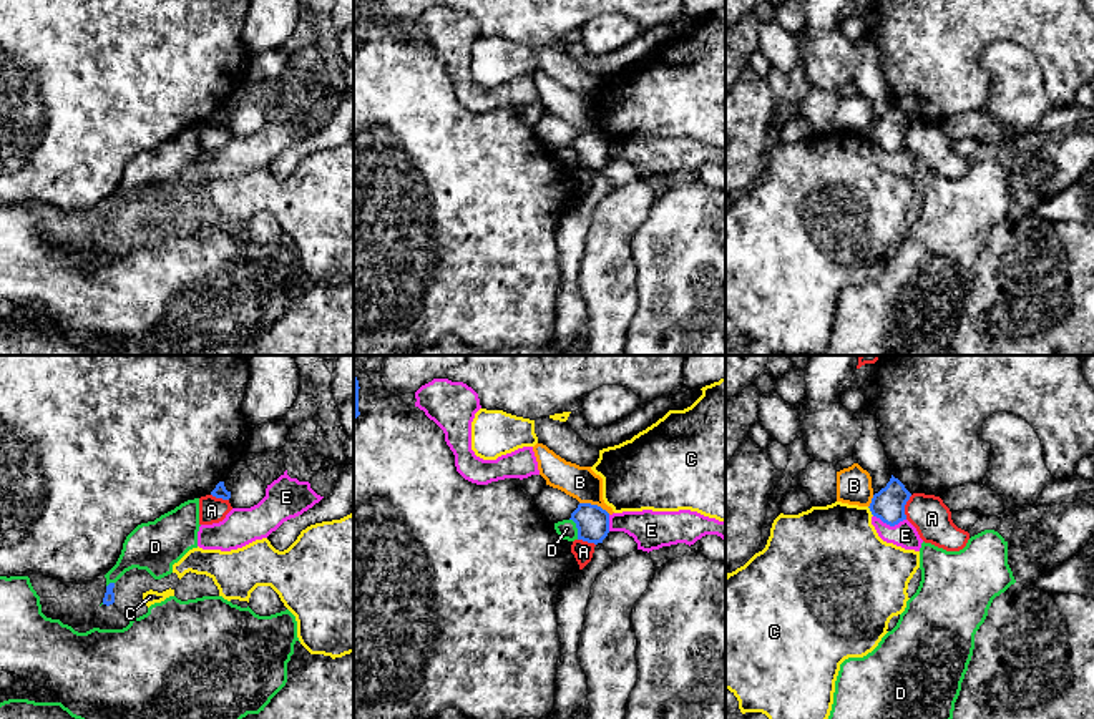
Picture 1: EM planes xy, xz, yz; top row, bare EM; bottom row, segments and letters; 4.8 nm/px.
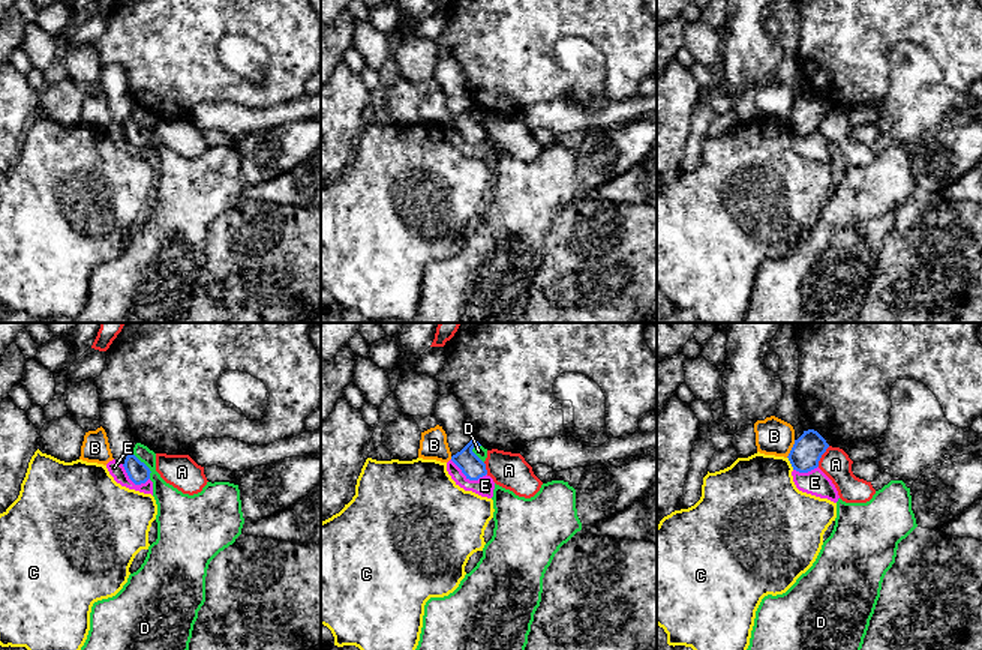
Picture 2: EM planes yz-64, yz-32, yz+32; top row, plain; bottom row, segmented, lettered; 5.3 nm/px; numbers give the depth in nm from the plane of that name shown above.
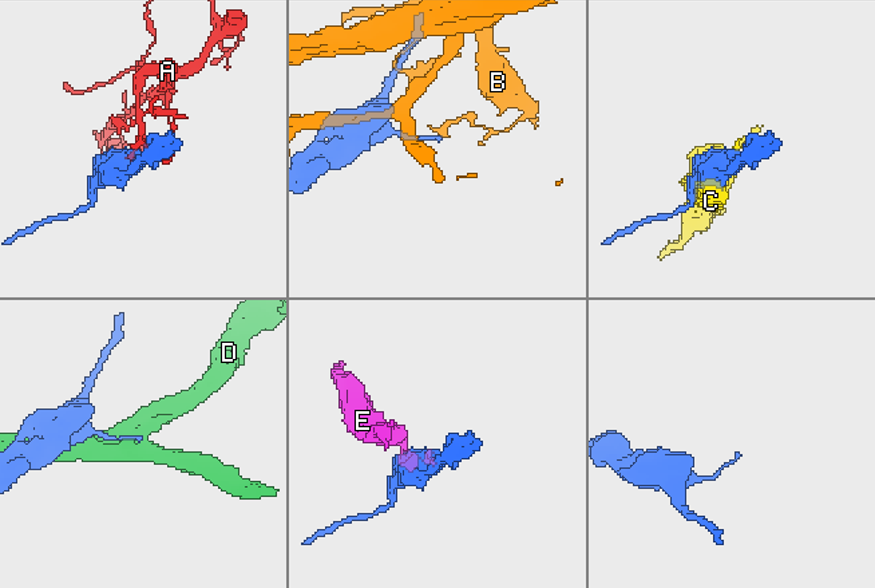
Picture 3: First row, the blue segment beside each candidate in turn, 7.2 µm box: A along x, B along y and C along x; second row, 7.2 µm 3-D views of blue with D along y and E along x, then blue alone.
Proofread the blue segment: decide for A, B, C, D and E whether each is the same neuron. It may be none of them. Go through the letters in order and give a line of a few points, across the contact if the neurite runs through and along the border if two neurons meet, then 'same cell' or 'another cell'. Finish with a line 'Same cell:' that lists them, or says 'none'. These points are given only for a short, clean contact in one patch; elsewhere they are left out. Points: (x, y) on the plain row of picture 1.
A: line yz (912, 123), (905, 133), (905, 146); another cell
B: line xz (580, 130), (600, 133), (610, 141); another cell
C: another cell
D: another cell
E: line yz (874, 143), (890, 153), (905, 148); another cell
Same cell: none

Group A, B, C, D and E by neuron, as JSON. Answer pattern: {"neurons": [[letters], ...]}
{"neurons": [["A"], ["B"], ["C"], ["D"], ["E"]]}

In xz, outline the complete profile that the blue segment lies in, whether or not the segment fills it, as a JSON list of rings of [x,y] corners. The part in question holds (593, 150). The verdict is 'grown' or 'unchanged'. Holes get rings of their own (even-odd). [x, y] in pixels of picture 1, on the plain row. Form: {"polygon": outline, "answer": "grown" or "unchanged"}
{"polygon": [[[579,131],[569,148],[576,151],[578,168],[598,173],[609,161],[609,141],[598,133]]], "answer": "unchanged"}

